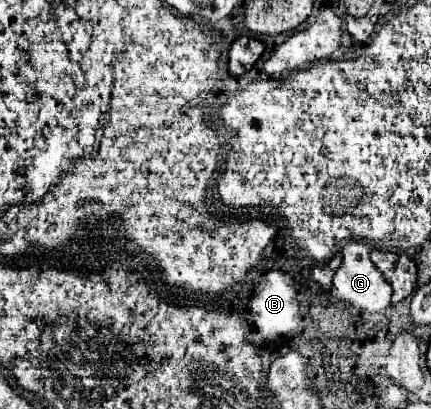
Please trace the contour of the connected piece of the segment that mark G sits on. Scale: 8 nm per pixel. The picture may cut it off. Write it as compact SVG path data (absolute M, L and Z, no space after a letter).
M348 242L344 246L344 260L338 268L338 272L334 274L334 286L330 290L330 294L336 300L344 300L348 304L352 304L358 310L368 310L368 312L380 312L384 308L390 306L390 298L392 298L392 286L386 282L386 278L382 276L382 272L372 264L370 260L370 244L364 242Z

